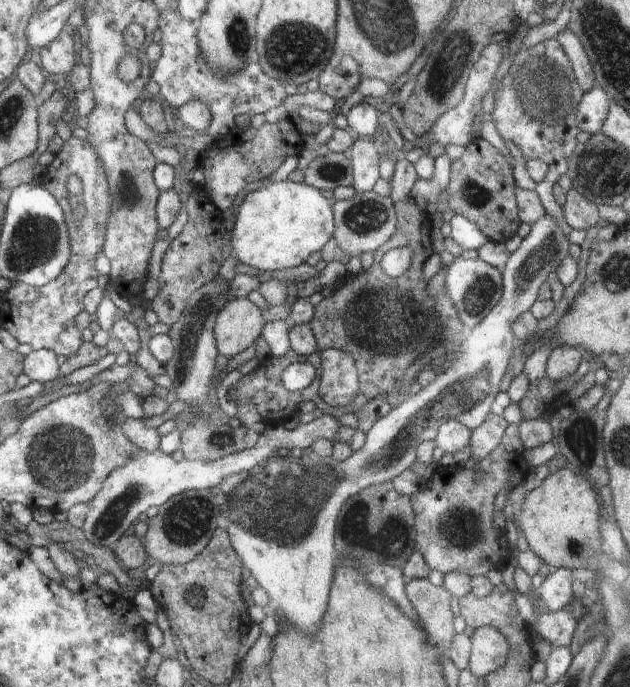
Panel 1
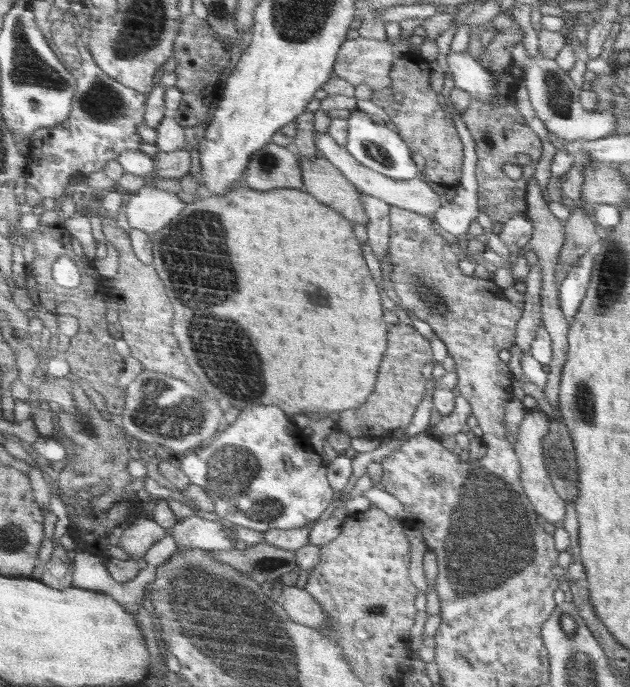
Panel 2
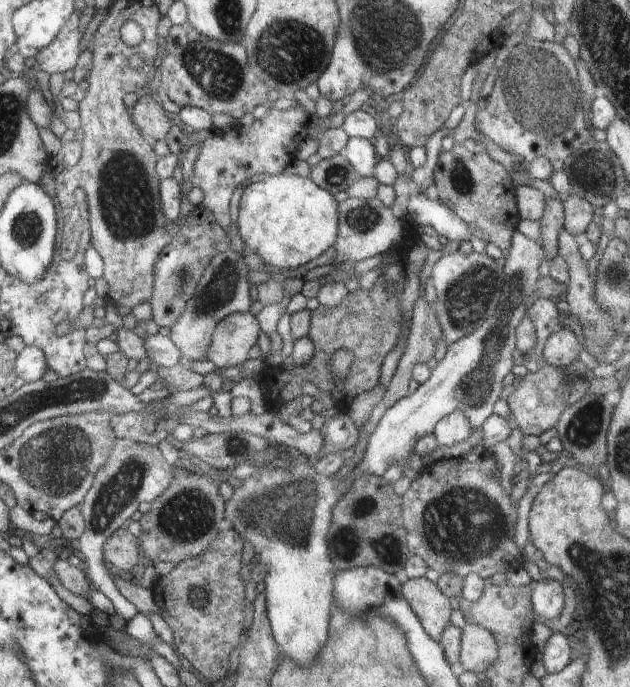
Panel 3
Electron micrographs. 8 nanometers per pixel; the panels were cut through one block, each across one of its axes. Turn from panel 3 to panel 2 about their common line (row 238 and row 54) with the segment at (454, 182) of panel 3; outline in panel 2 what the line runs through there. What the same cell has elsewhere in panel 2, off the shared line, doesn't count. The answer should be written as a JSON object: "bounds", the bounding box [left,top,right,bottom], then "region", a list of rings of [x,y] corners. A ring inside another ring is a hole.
{"bounds":[461,27,542,224],"region":[[[515,27],[513,29],[501,29],[487,46],[483,46],[480,52],[480,66],[486,69],[495,80],[497,92],[491,102],[471,99],[469,107],[461,115],[466,128],[476,145],[477,163],[475,177],[477,178],[477,205],[484,210],[484,214],[492,224],[514,218],[517,214],[525,214],[527,209],[526,192],[528,181],[533,177],[536,165],[542,156],[542,141],[528,125],[524,117],[515,107],[514,93],[517,81],[511,75],[511,67],[514,66],[514,44],[522,42],[523,31]],[[518,154],[528,154],[531,163],[522,166],[522,176],[513,180],[502,170],[506,162],[517,164]]]}

